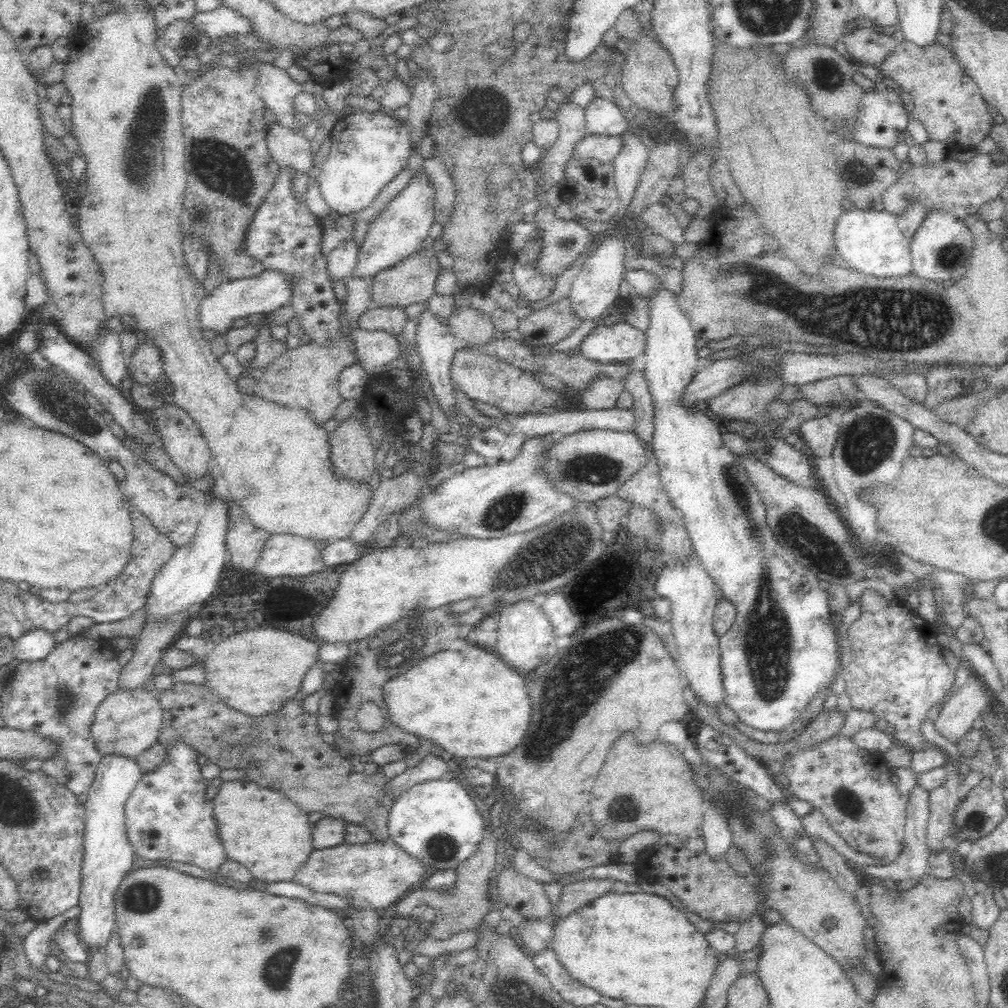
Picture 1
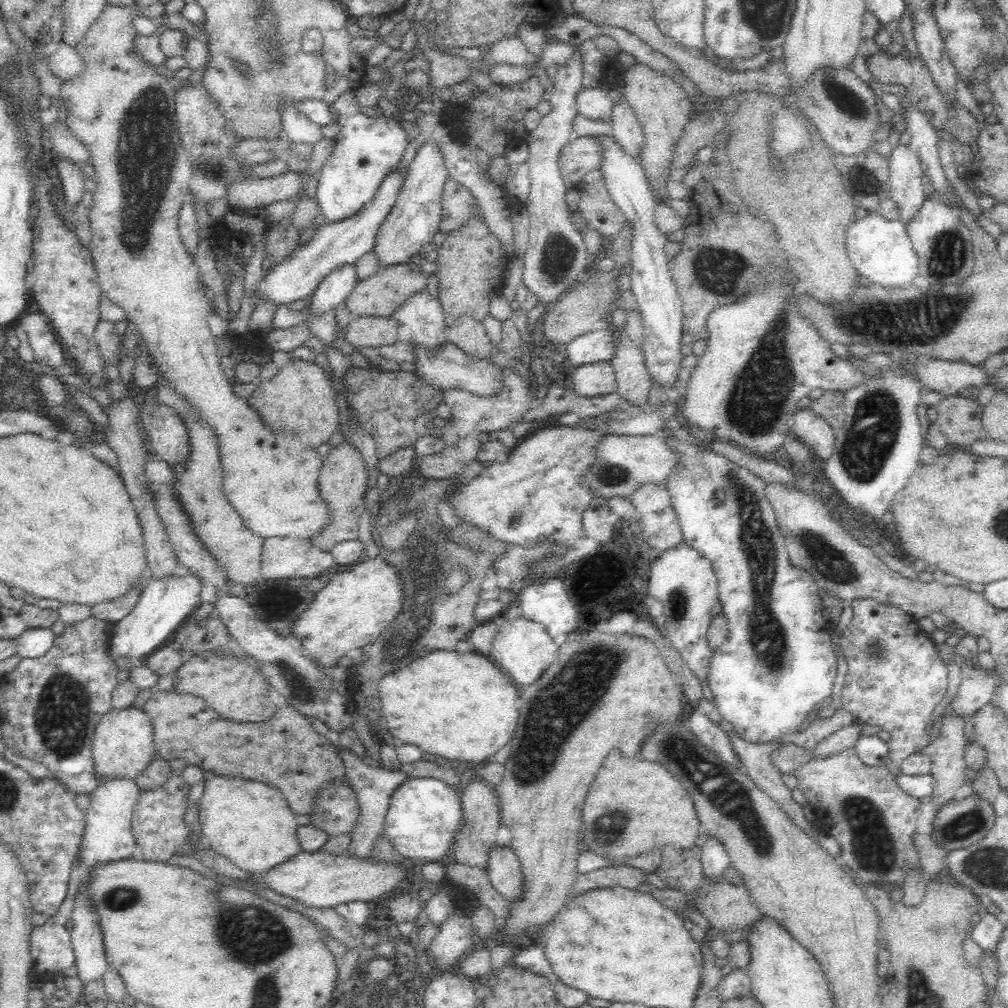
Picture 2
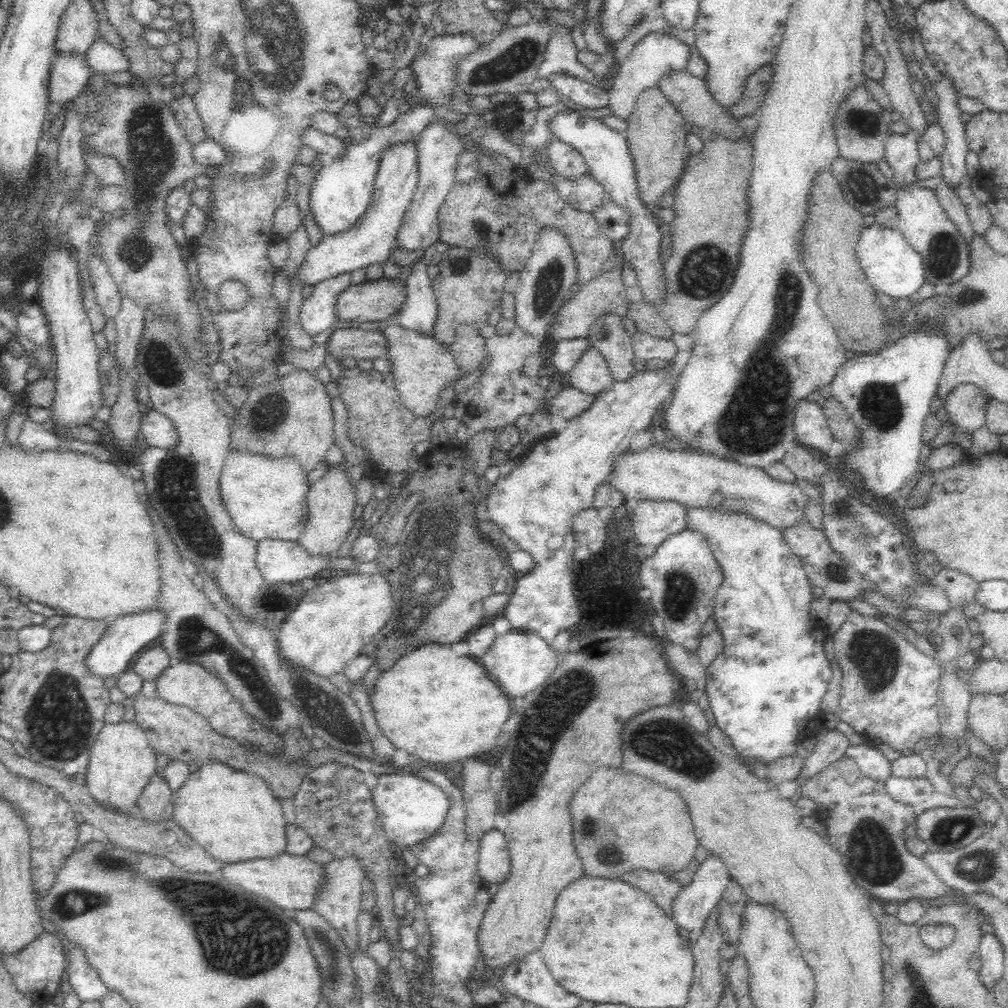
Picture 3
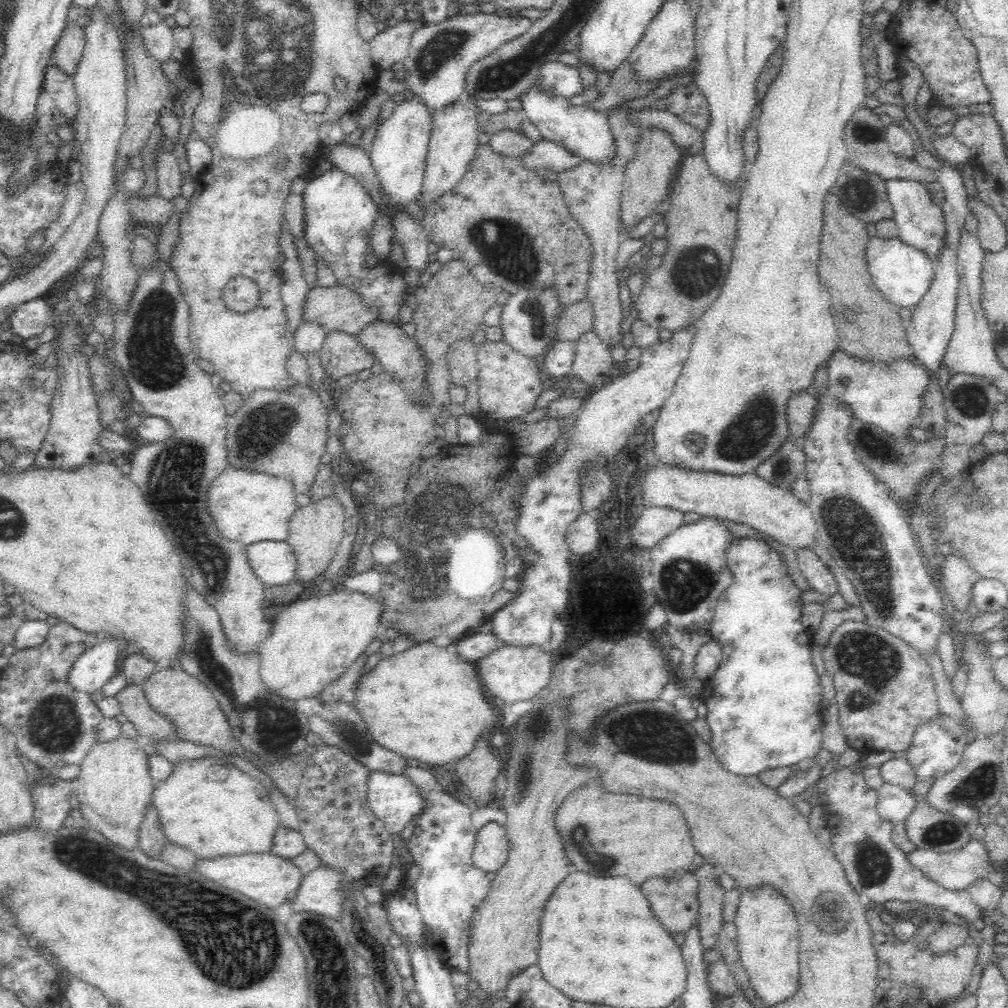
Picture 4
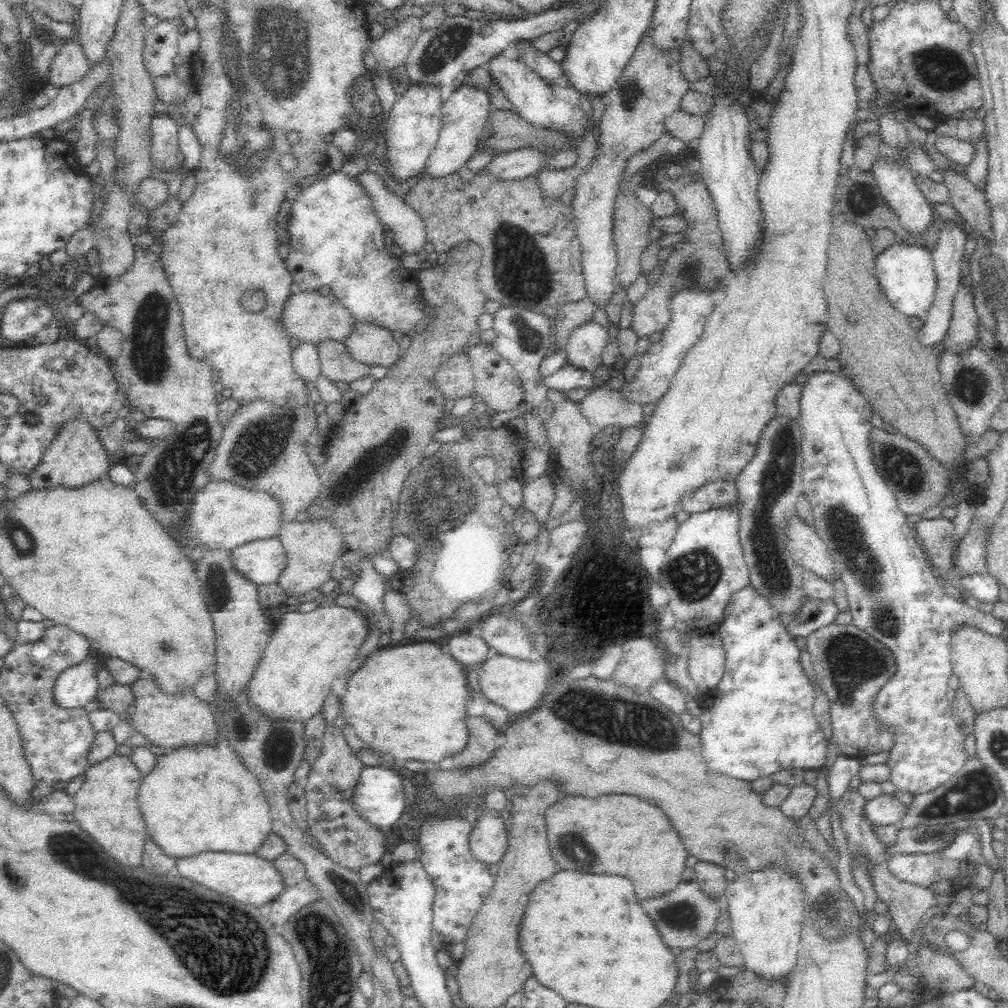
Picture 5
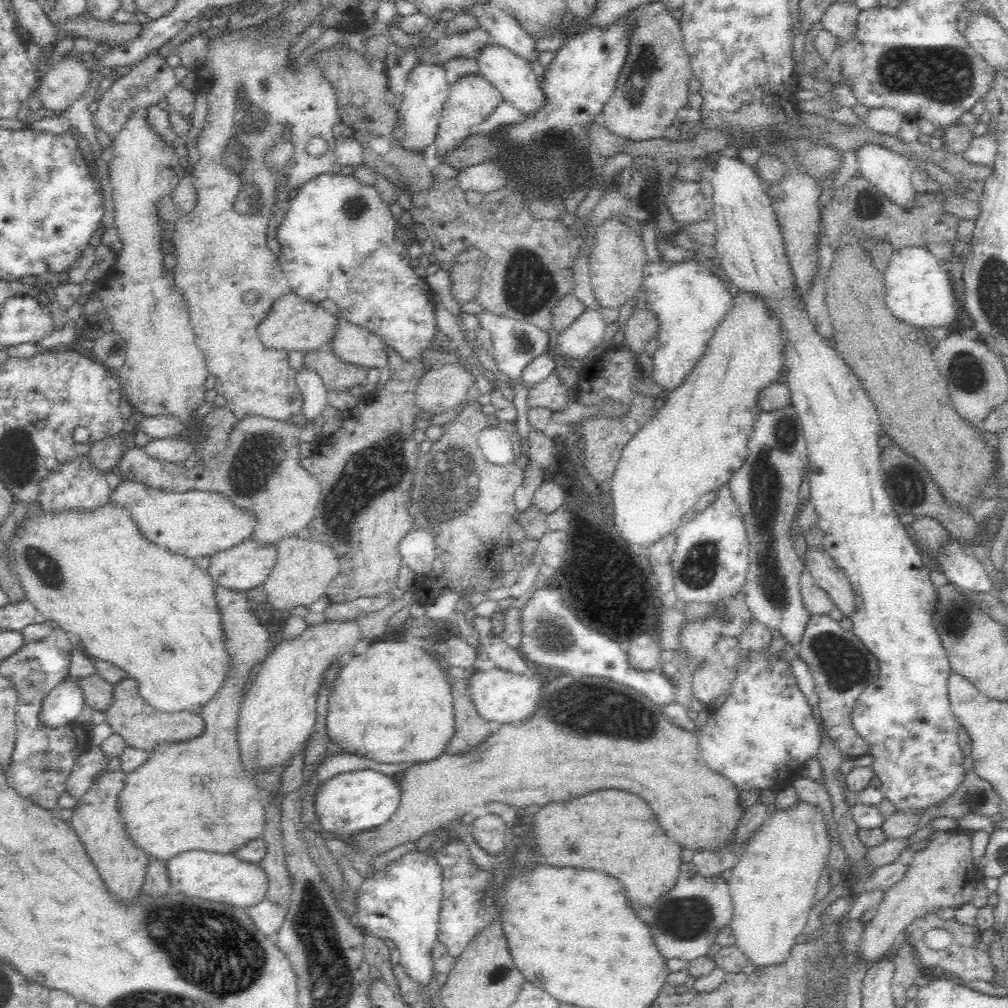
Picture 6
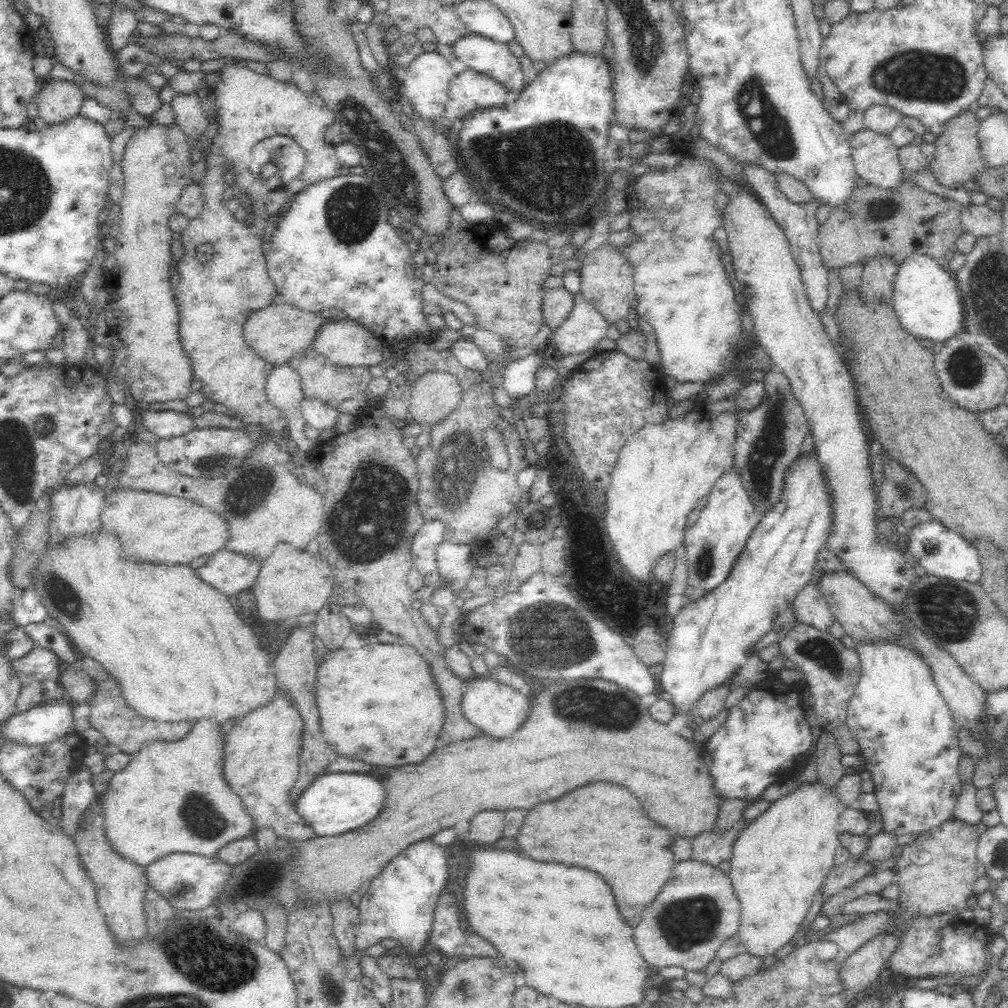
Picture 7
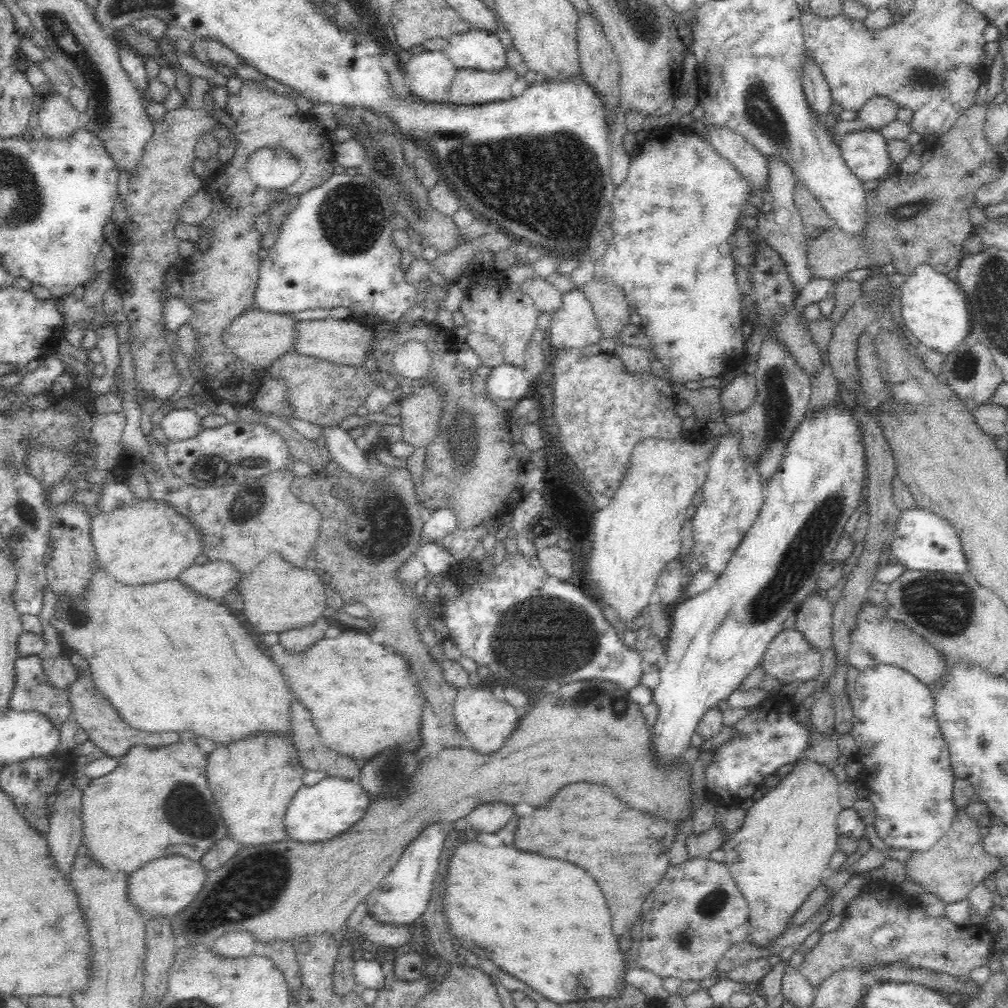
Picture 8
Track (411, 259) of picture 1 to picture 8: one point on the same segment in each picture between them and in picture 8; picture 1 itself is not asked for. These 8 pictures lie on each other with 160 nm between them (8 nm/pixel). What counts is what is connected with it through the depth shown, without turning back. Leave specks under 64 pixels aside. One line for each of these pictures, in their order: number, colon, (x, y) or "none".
2: (381, 294)
3: (376, 300)
4: (337, 307)
5: (309, 316)
6: (295, 323)
7: (276, 332)
8: (258, 337)

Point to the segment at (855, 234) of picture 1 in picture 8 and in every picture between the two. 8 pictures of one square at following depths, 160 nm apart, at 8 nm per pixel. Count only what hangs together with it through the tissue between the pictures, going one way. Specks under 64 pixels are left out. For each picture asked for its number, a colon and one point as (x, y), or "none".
2: (878, 248)
3: (892, 265)
4: (902, 273)
5: (905, 272)
6: (917, 290)
7: (925, 295)
8: (934, 308)

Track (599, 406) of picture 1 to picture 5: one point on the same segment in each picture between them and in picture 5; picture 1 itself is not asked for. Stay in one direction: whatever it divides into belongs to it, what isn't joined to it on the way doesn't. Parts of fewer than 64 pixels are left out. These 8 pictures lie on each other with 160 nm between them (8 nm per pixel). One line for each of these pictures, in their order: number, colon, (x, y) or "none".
2: (590, 380)
3: (591, 375)
4: (592, 361)
5: (585, 345)

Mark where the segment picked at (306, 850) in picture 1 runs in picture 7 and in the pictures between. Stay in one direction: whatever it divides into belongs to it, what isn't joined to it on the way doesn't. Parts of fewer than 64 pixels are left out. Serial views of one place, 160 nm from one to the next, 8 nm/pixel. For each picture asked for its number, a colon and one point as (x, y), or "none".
2: (250, 823)
3: (234, 815)
4: (208, 805)
5: (198, 799)
6: (192, 795)
7: (174, 797)

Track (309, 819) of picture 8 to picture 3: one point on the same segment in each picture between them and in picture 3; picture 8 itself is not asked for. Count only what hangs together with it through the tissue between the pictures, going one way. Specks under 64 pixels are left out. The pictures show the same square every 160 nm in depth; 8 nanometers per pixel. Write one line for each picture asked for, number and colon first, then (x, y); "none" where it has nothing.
3: (410, 809)
4: (396, 801)
5: (379, 796)
6: (351, 803)
7: (335, 803)

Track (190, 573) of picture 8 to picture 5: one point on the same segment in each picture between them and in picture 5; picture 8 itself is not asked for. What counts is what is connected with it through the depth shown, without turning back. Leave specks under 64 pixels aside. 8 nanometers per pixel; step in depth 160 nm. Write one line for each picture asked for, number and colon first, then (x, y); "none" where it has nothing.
5: (263, 561)
6: (247, 565)
7: (230, 572)

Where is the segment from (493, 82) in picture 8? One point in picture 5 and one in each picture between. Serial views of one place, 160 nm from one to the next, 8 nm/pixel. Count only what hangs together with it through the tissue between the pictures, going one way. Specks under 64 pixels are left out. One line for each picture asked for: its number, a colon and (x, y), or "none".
5: (463, 116)
6: (471, 99)
7: (470, 92)

